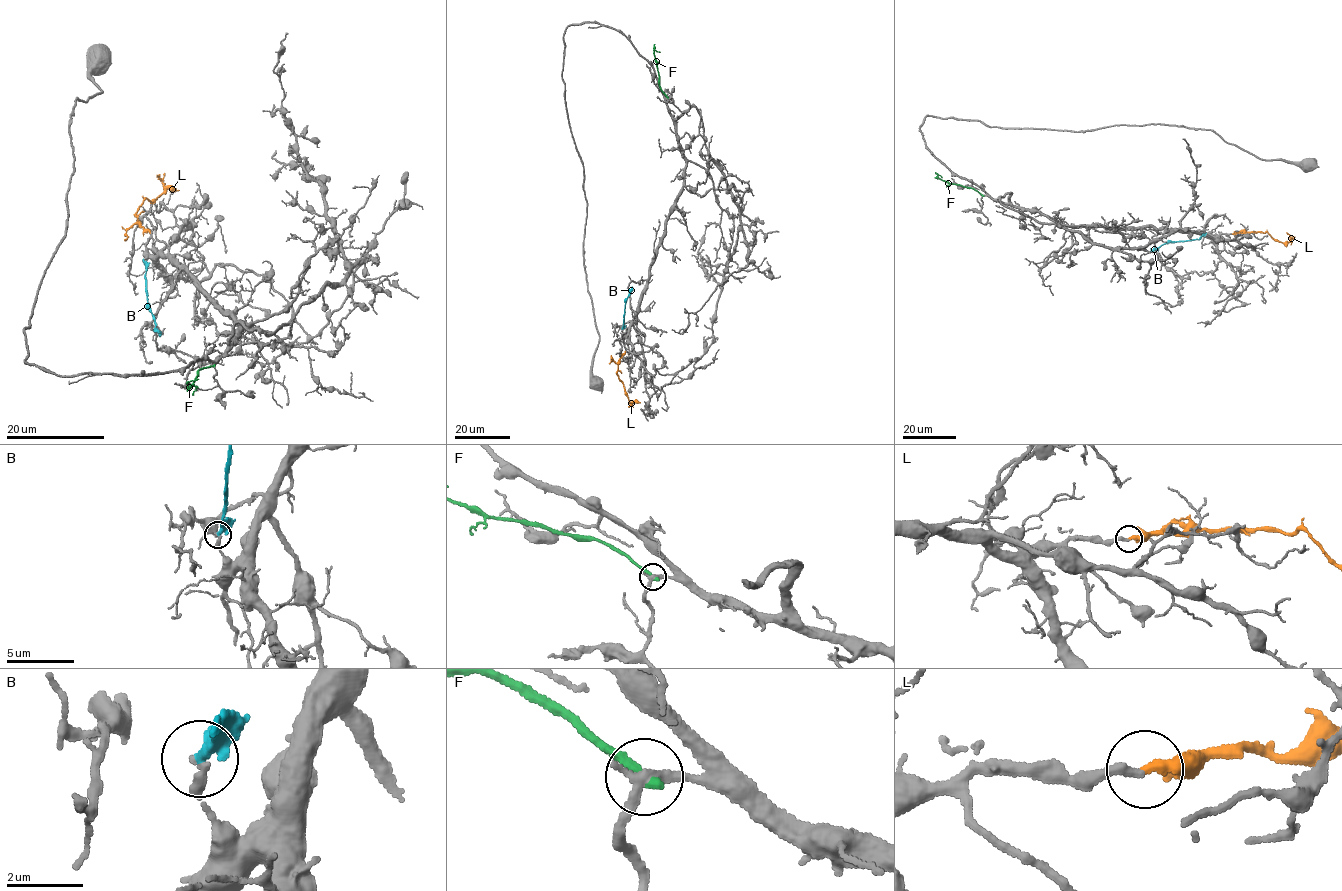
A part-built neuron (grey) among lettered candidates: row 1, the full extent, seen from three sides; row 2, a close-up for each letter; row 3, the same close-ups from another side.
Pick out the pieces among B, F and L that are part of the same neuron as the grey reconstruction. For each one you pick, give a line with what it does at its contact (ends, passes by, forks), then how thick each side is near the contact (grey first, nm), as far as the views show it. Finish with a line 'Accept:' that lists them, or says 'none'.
L: it ends; calibres 240 and 280 nm
Accept: L

